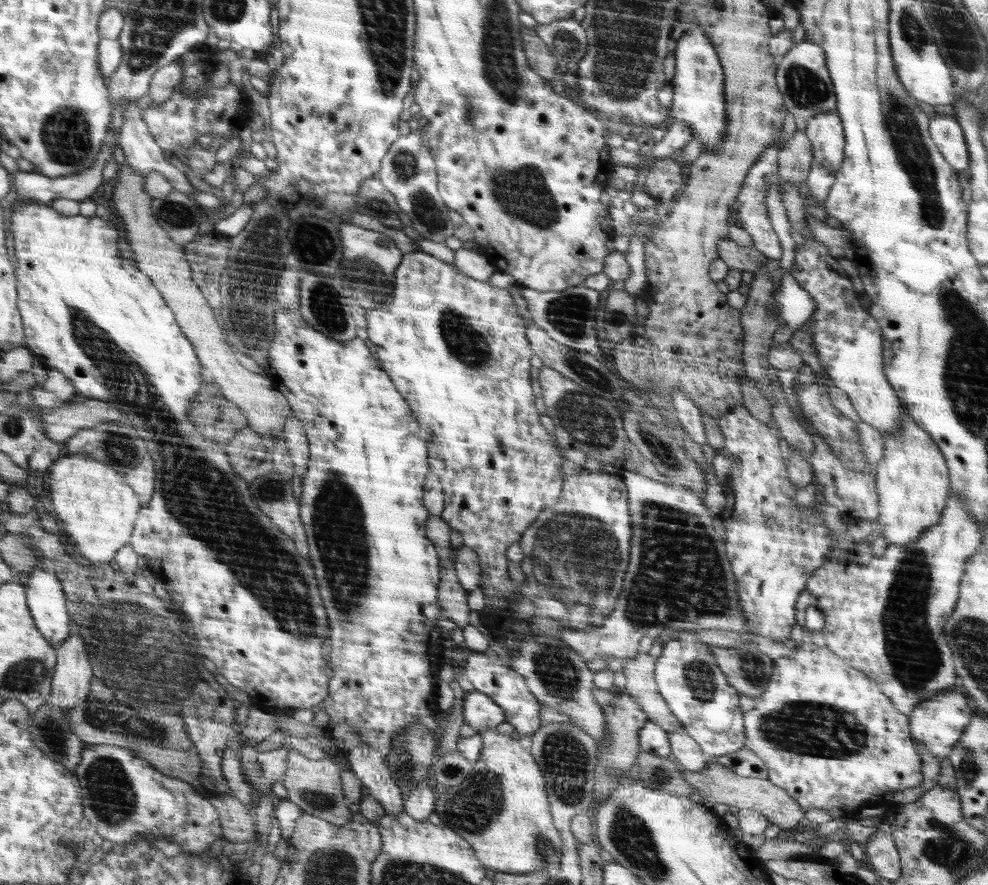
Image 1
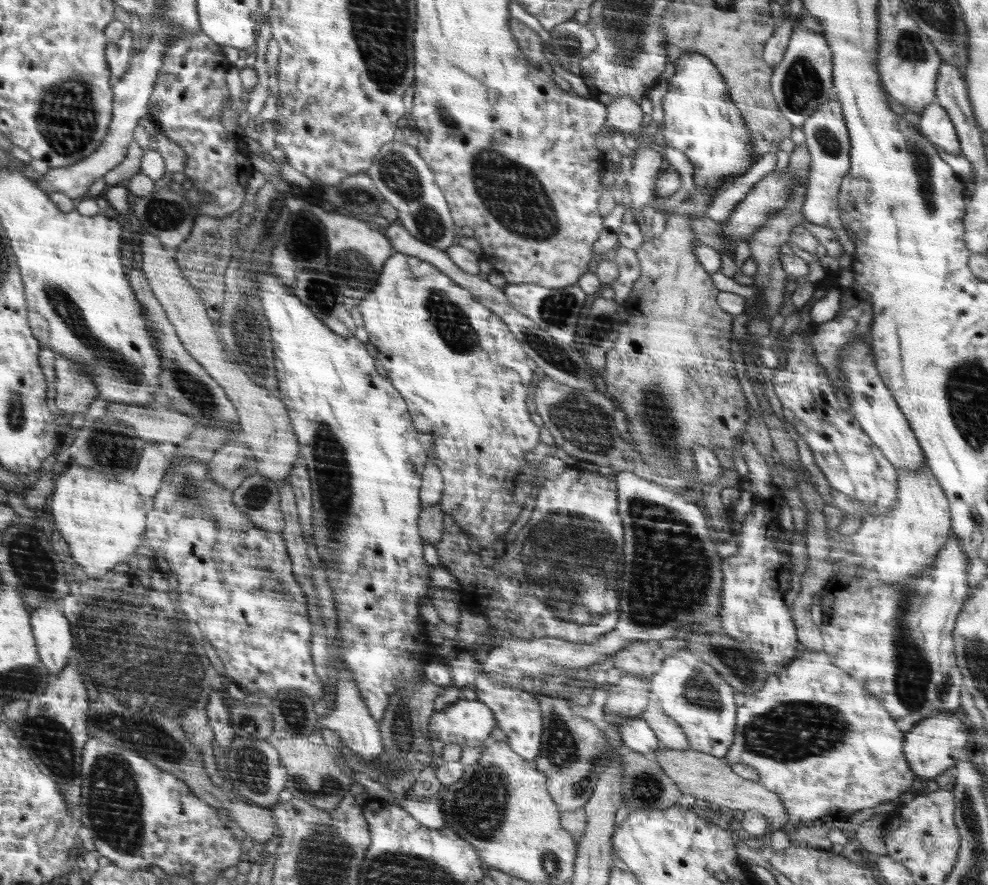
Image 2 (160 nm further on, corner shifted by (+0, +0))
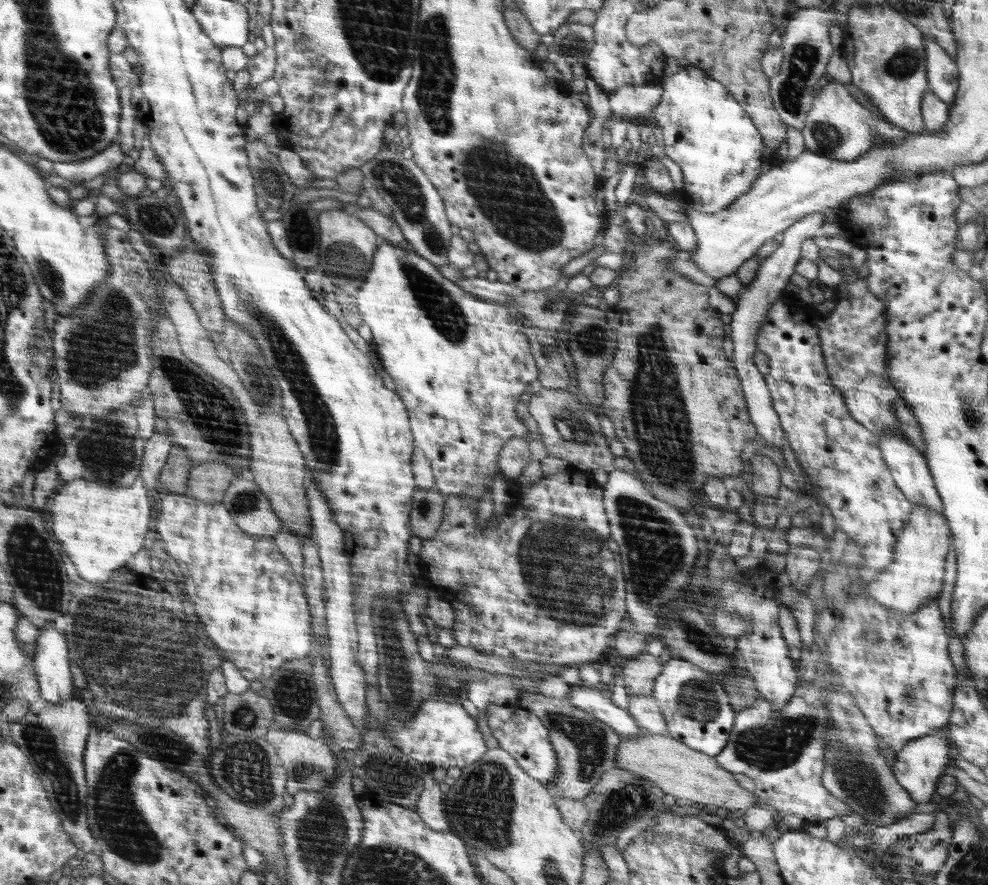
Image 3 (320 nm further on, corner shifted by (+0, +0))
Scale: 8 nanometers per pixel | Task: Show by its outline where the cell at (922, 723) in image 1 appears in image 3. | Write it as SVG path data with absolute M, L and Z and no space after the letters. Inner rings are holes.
M946 728L930 733L920 738L915 738L897 751L896 760L891 764L891 771L897 783L908 792L915 804L932 802L932 794L937 787L939 778L945 772L945 766L953 764L950 754L950 741L947 737Z

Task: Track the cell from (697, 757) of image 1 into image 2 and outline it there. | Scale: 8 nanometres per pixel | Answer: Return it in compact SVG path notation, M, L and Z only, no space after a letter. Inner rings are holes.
M652 698L640 719L648 723L652 733L656 734L662 747L683 751L689 749L689 742L682 728L672 718L666 716L659 701Z

